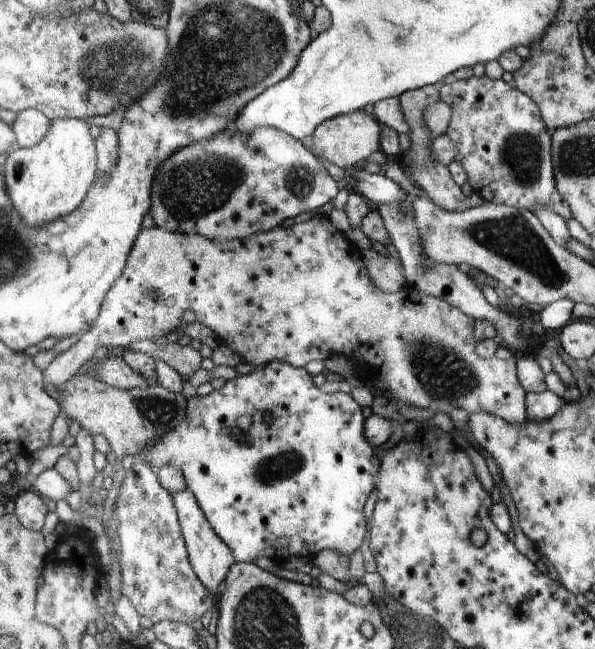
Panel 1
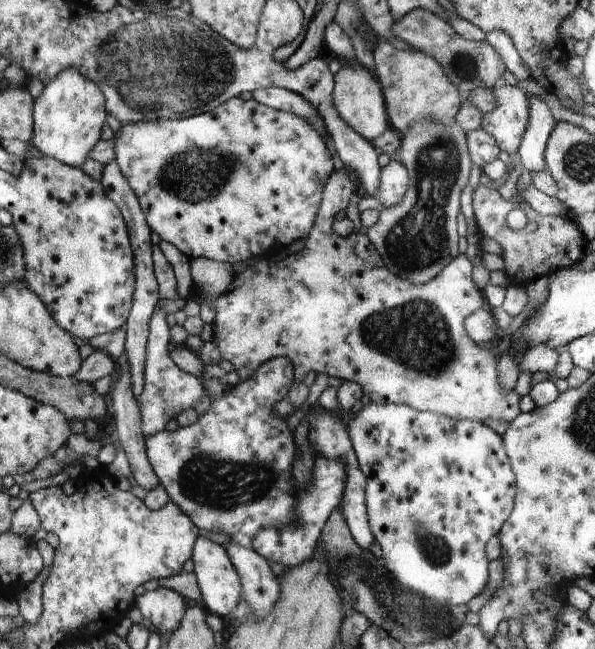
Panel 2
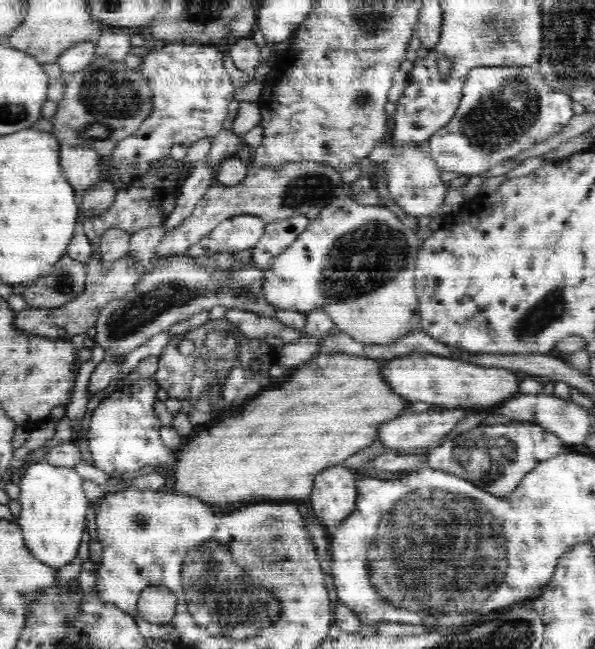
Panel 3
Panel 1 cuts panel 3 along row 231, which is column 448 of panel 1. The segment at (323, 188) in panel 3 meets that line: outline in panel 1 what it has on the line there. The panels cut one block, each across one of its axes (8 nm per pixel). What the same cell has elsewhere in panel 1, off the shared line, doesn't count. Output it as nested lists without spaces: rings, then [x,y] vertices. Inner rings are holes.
[[[441,84],[429,85],[422,89],[412,90],[403,93],[399,97],[400,107],[411,129],[408,134],[411,140],[411,148],[406,152],[406,157],[411,161],[408,163],[407,173],[409,179],[417,186],[426,192],[429,200],[445,212],[463,212],[470,208],[478,208],[480,204],[486,201],[478,193],[474,192],[470,197],[464,196],[461,188],[457,186],[456,182],[450,174],[448,166],[444,163],[437,162],[436,155],[433,154],[432,138],[434,138],[429,128],[425,126],[424,112],[426,108],[434,101],[440,100],[440,86]]]

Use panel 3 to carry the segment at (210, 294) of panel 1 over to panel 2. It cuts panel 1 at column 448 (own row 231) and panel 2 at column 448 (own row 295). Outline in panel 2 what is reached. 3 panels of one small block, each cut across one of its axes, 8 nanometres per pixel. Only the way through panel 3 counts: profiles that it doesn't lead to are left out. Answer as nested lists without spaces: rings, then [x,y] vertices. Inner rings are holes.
[[[345,168],[338,170],[338,174],[334,174],[334,178],[330,178],[330,186],[326,186],[326,202],[322,204],[322,214],[318,214],[318,226],[314,227],[314,234],[310,234],[310,238],[306,238],[306,248],[302,248],[296,254],[290,254],[286,260],[260,260],[256,264],[250,264],[246,270],[235,267],[233,270],[232,282],[230,286],[214,300],[214,322],[213,322],[213,341],[216,342],[220,351],[221,360],[226,360],[234,366],[238,372],[240,381],[246,382],[257,373],[265,362],[273,358],[289,358],[290,362],[296,367],[295,378],[293,382],[300,384],[310,370],[318,373],[322,372],[328,376],[334,376],[341,381],[350,381],[360,384],[362,390],[365,390],[366,396],[370,398],[372,403],[396,403],[413,407],[417,411],[436,412],[436,414],[444,414],[453,419],[458,420],[474,420],[480,421],[485,418],[498,418],[498,420],[506,420],[512,422],[516,420],[520,414],[520,396],[514,390],[504,390],[500,375],[498,374],[498,365],[500,361],[497,355],[491,350],[486,350],[482,343],[474,342],[469,337],[468,331],[465,329],[465,318],[470,314],[480,310],[486,305],[484,291],[473,281],[473,265],[464,253],[457,257],[452,264],[445,266],[444,269],[434,277],[432,281],[424,284],[414,284],[408,282],[404,278],[390,271],[386,266],[384,259],[378,254],[376,247],[370,242],[367,235],[361,232],[351,233],[346,237],[339,236],[332,230],[332,216],[338,210],[344,210],[348,206],[350,196],[354,194],[354,184],[350,182],[348,174],[342,172]]]

